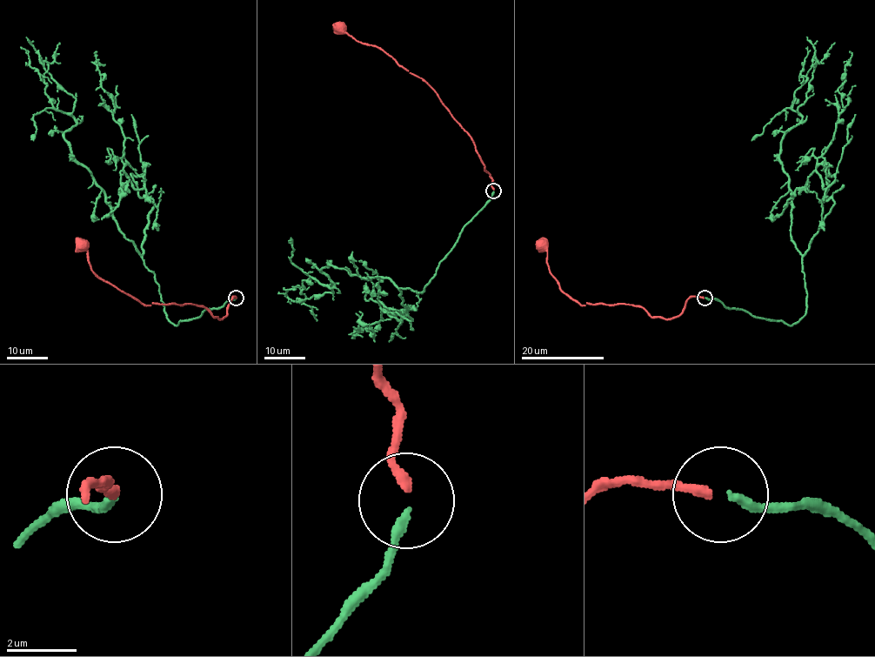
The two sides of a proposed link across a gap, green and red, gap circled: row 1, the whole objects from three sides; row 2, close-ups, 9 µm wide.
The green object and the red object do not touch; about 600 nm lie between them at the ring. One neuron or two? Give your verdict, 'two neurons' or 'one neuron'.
one neuron

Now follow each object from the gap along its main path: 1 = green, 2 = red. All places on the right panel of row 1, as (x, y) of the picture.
1: (705, 298), (790, 325), (805, 314), (780, 144), (802, 118), (798, 108), (815, 63), (835, 43)
2: (703, 298), (691, 297), (679, 314), (666, 319), (624, 304), (579, 305), (550, 271), (543, 244)

